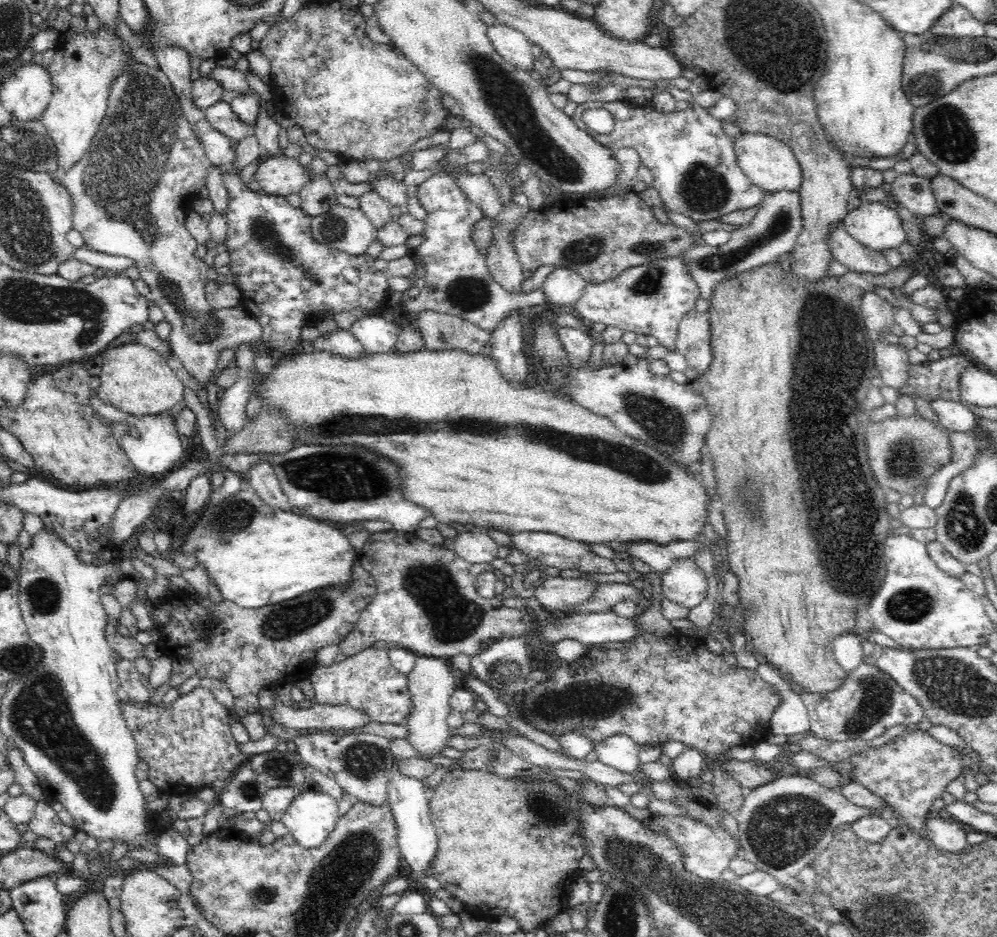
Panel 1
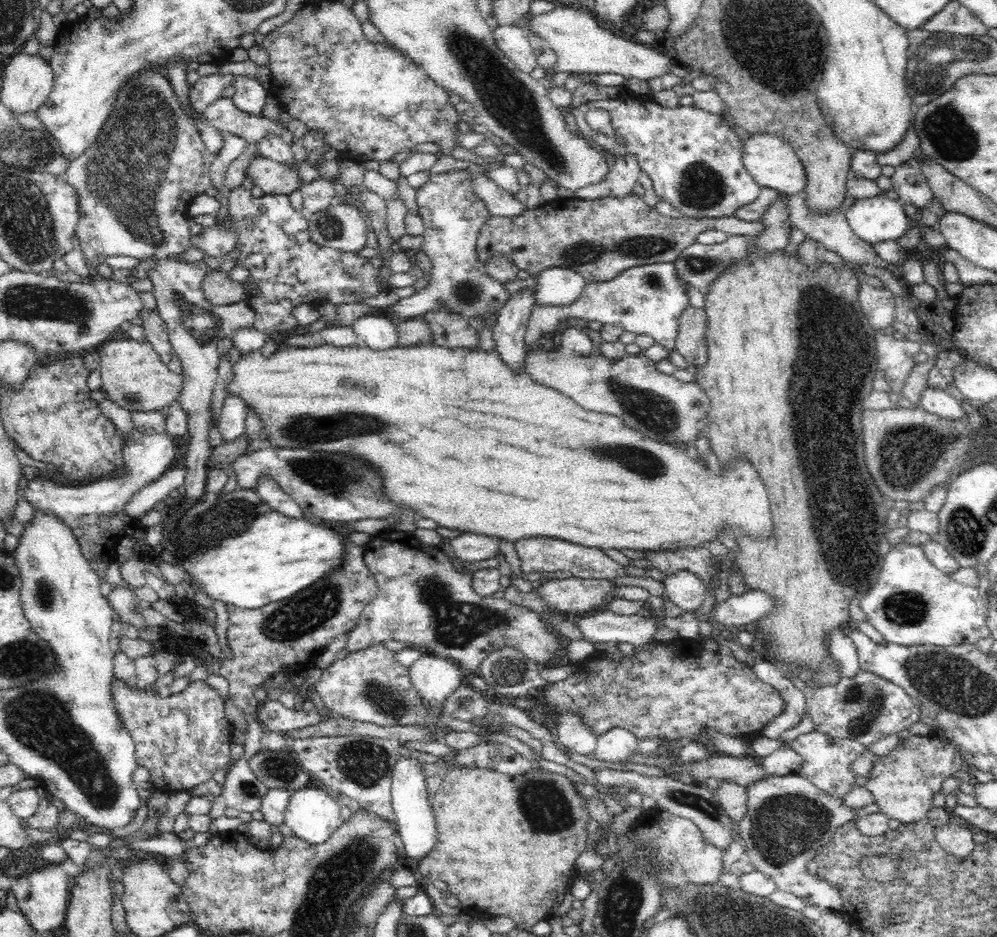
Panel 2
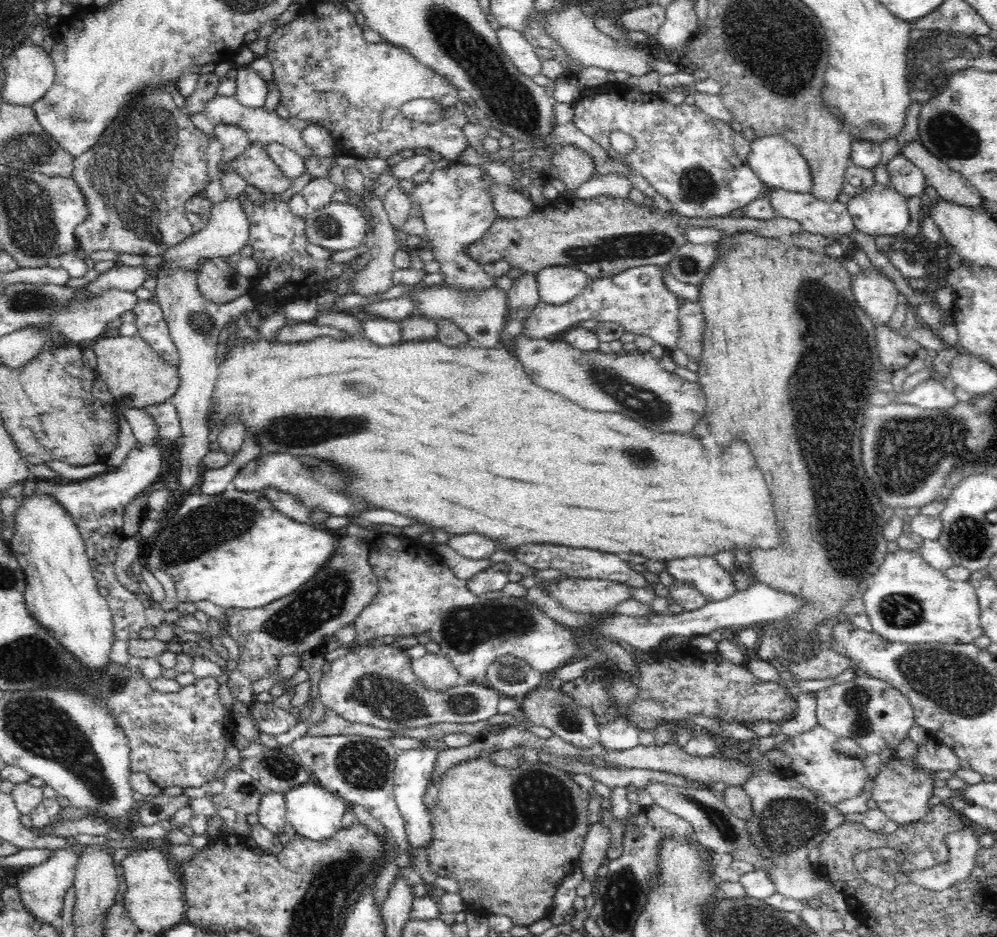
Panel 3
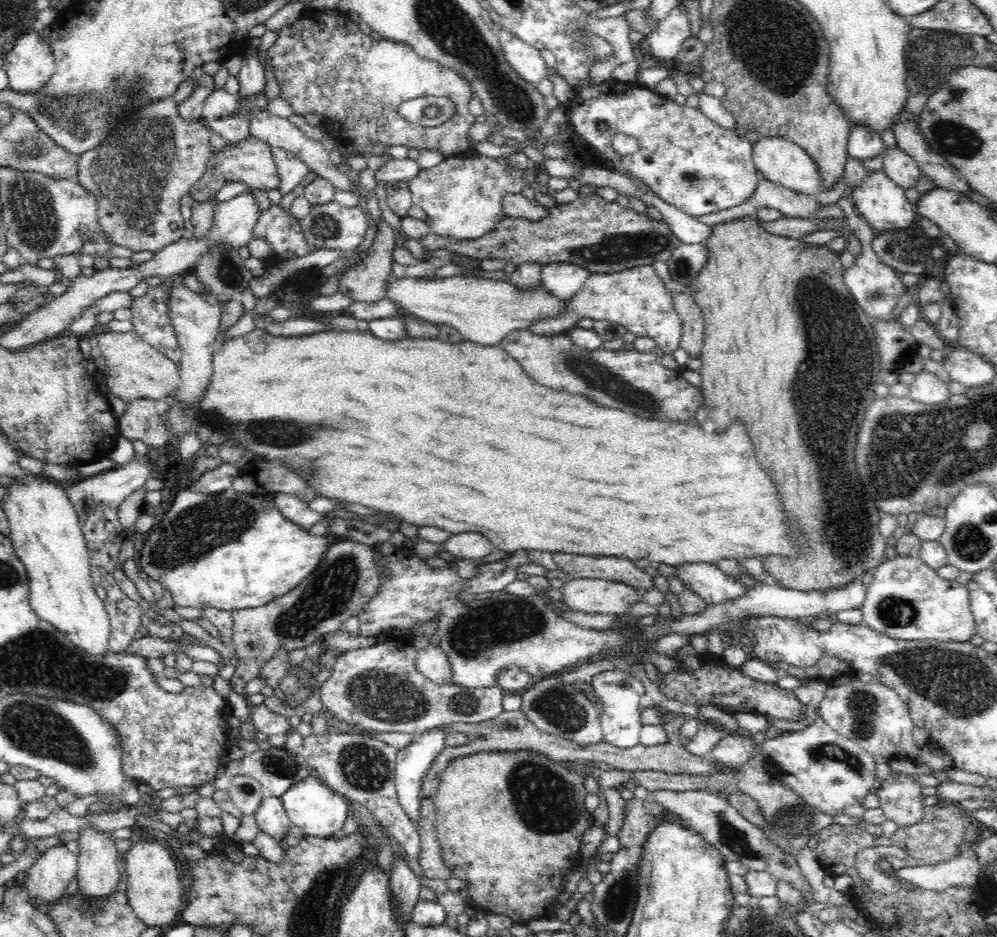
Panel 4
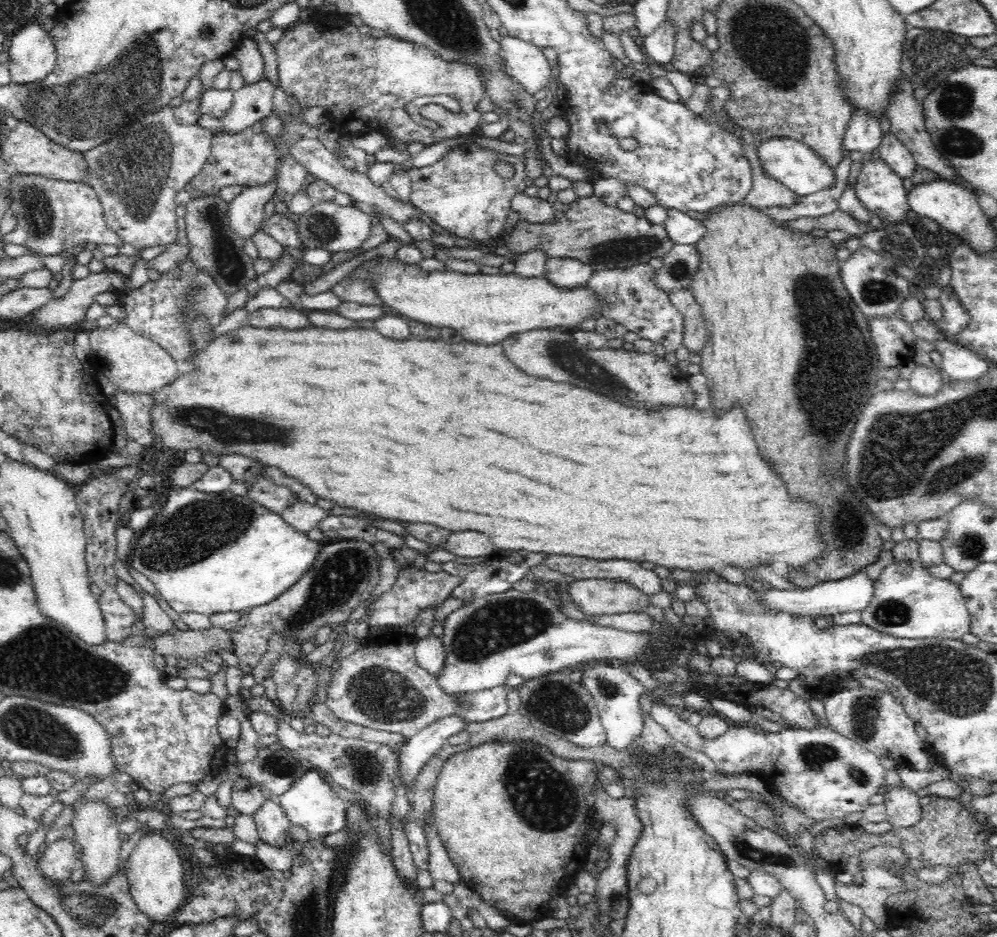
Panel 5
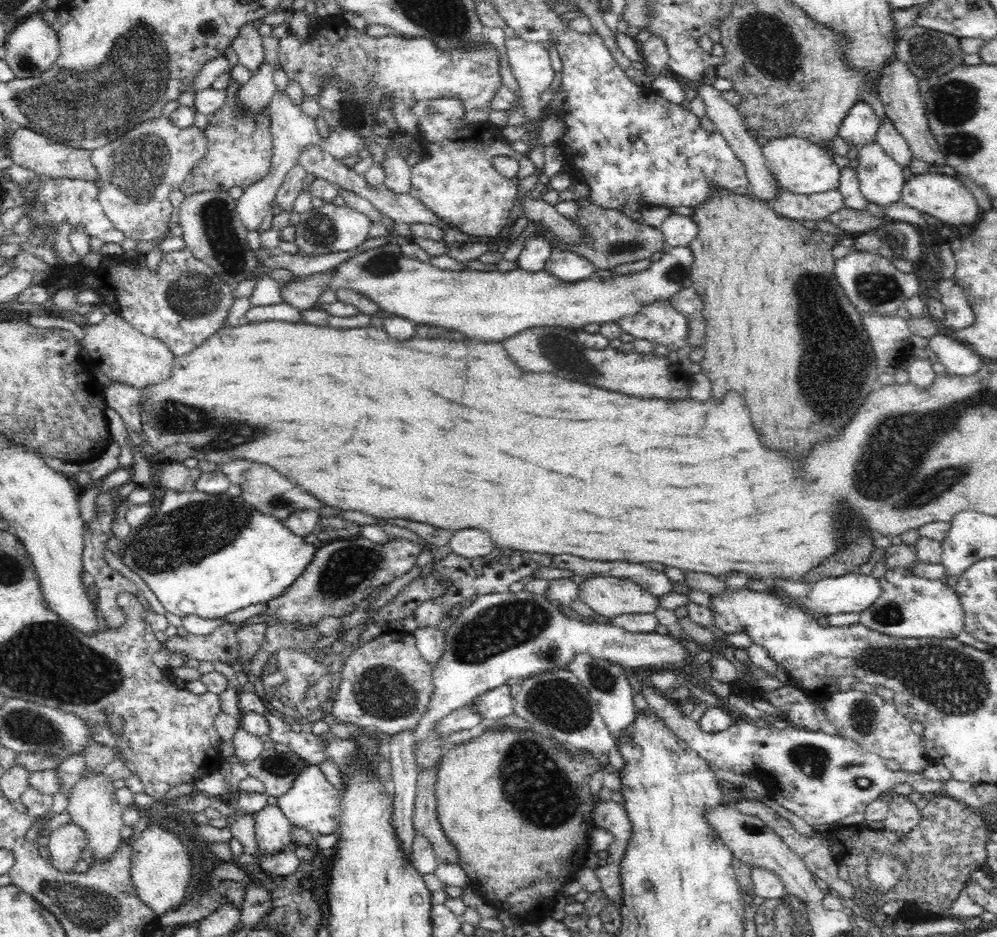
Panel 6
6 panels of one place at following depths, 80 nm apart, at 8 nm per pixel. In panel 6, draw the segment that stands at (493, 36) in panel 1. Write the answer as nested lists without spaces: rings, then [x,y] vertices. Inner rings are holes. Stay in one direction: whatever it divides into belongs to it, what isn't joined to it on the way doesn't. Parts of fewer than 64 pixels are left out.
[[[518,36],[512,38],[506,38],[505,41],[508,63],[511,68],[512,74],[515,76],[515,79],[518,82],[520,87],[519,94],[523,98],[522,114],[525,118],[525,123],[519,126],[509,126],[508,124],[505,127],[500,128],[500,134],[503,137],[506,137],[511,143],[516,142],[522,138],[523,134],[528,133],[530,128],[532,128],[532,122],[540,118],[543,119],[545,112],[543,107],[545,103],[542,102],[540,98],[542,92],[550,89],[550,86],[555,82],[557,72],[552,68],[552,60],[550,60],[549,52],[545,50],[543,44],[540,42],[530,42],[529,40],[524,40]]]

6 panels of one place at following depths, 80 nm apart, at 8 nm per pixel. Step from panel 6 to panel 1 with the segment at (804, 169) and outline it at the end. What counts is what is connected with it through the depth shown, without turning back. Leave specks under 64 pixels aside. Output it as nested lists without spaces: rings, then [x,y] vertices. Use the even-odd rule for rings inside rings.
[[[743,133],[734,138],[734,151],[738,164],[758,188],[767,193],[781,191],[799,193],[803,180],[802,167],[794,151],[786,143],[762,133]]]

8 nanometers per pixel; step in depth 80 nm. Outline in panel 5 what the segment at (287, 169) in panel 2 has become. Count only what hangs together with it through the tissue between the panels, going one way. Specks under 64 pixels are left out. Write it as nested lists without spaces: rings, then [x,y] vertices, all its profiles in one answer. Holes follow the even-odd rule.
[[[256,121],[242,132],[228,134],[224,131],[213,132],[212,148],[208,160],[201,171],[185,186],[191,198],[214,196],[227,186],[255,187],[266,184],[274,178],[277,169],[277,152],[272,137]]]

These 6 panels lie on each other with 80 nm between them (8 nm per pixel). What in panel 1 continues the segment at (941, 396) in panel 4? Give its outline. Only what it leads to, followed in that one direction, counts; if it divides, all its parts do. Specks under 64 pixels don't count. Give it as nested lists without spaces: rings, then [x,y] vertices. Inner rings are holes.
[[[932,400],[930,408],[936,413],[939,424],[944,426],[949,432],[971,432],[981,433],[981,428],[977,426],[977,417],[974,412],[961,402],[952,400]]]

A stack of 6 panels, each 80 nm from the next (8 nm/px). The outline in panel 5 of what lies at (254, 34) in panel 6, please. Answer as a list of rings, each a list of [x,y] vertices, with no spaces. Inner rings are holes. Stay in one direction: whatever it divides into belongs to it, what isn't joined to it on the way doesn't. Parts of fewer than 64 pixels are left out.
[[[243,35],[232,55],[238,59],[239,70],[244,77],[244,85],[254,84],[264,77],[264,58],[254,37]]]

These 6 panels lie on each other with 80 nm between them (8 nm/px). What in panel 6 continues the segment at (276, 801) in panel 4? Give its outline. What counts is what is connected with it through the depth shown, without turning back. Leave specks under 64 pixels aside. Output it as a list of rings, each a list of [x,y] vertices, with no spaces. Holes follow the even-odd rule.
[[[277,805],[264,806],[255,817],[256,858],[282,852],[292,841],[292,823]]]

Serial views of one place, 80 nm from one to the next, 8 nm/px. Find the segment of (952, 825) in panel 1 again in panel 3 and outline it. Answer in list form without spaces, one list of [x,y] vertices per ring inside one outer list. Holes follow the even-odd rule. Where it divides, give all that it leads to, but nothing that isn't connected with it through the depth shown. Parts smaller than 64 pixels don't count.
[[[968,827],[960,828],[946,834],[946,847],[949,852],[947,863],[936,865],[930,871],[906,872],[906,879],[930,891],[942,891],[966,881],[974,868],[978,838]]]

